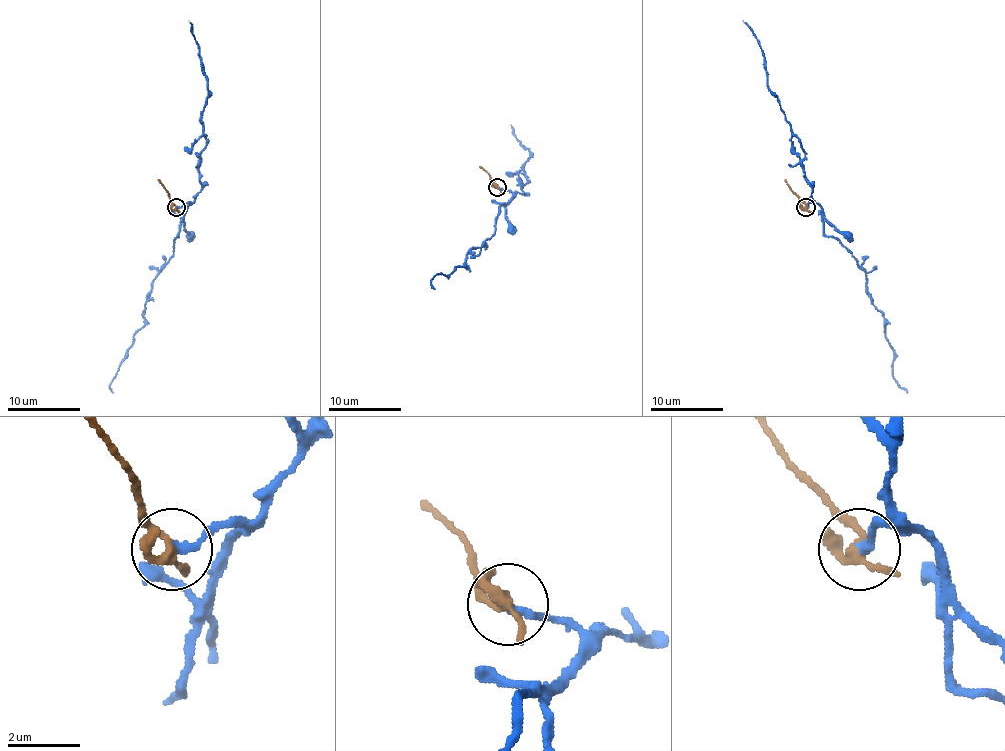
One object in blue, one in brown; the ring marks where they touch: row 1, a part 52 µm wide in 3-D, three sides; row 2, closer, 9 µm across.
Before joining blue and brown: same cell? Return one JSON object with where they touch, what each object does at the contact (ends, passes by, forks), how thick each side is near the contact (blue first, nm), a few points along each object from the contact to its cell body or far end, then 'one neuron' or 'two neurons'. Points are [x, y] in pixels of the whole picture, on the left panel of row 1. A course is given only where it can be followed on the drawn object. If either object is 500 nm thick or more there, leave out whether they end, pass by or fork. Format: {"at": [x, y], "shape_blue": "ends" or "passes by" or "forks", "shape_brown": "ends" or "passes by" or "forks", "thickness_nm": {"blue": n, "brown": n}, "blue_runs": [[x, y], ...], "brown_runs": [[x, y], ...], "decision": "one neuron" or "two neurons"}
{"at": [176, 207], "shape_blue": "ends", "shape_brown": "passes by", "thickness_nm": {"blue": 220, "brown": 260}, "blue_runs": [[175, 208], [190, 204], [174, 241], [174, 255], [157, 273], [145, 324], [110, 386], [114, 393]], "brown_runs": [[175, 208], [157, 179]], "decision": "two neurons"}

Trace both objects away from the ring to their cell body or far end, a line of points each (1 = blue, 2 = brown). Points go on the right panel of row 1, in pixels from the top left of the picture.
1: (806, 208), (817, 204), (824, 233), (866, 273), (866, 291), (882, 313), (893, 351), (893, 377), (908, 393)
2: (806, 208), (784, 179)

